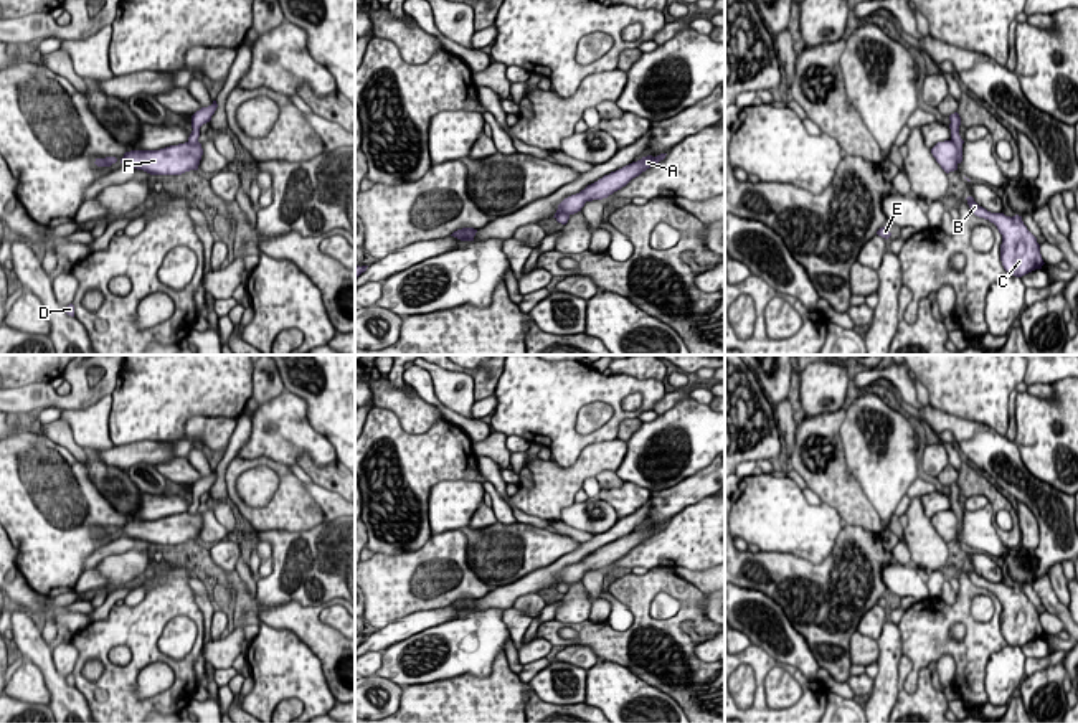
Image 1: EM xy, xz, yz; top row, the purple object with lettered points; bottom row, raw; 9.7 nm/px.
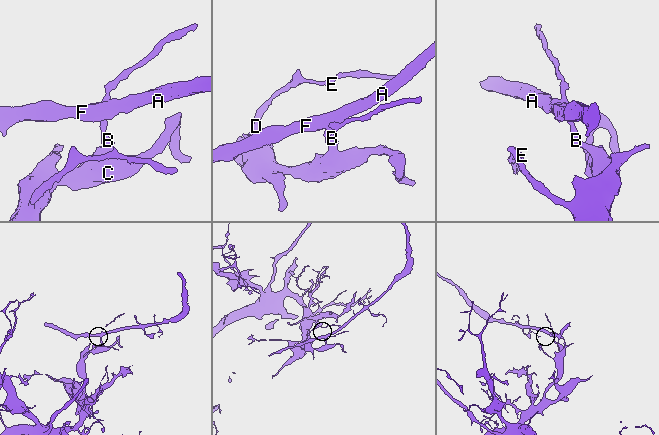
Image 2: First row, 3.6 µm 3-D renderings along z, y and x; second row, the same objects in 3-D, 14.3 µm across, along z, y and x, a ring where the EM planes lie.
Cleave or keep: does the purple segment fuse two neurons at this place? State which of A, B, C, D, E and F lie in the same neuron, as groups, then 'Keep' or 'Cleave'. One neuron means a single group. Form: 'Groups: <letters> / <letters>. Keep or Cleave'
Groups: A F / B C D E. Cleave

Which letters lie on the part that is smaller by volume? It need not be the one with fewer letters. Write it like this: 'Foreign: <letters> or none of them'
Foreign: A, F

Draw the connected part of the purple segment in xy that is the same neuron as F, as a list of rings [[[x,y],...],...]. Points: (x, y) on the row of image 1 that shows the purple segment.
[[[188,142],[160,150],[130,150],[119,160],[124,167],[144,170],[150,175],[182,175],[198,170],[203,155],[201,144]]]

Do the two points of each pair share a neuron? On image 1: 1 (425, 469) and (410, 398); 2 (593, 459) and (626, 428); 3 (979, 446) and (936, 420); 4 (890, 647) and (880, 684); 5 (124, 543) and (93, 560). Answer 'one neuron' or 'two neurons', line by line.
1: two neurons
2: two neurons
3: one neuron
4: one neuron
5: one neuron

